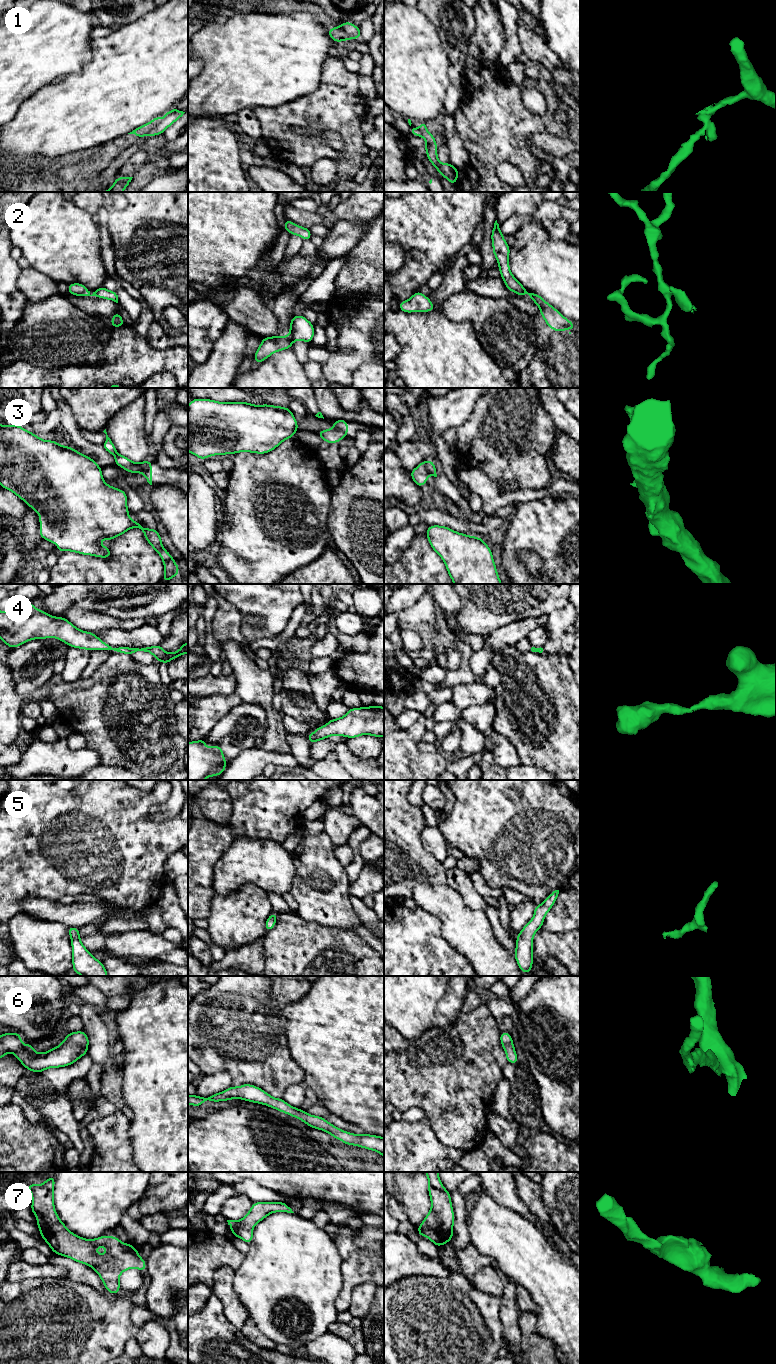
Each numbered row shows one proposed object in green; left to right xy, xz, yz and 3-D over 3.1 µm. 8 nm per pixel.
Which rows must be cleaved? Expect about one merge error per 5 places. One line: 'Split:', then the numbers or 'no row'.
Split: 1, 2, 3

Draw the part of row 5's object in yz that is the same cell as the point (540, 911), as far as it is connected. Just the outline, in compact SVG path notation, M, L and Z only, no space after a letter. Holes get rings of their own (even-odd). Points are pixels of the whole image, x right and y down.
M559 890L553 891L540 905L536 905L533 918L518 933L513 955L522 973L531 973L533 958L533 936L542 927L546 914L555 904Z

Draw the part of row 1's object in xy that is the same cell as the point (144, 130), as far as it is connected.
M159 115L155 118L153 118L151 122L148 122L145 125L135 128L132 132L130 132L128 134L135 134L137 136L137 138L140 138L143 136L149 136L149 133L159 123L160 120L161 119L160 119L160 115Z

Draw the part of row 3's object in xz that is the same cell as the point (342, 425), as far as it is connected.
M336 420L333 423L333 428L343 431L346 434L346 436L348 435L348 421L346 420Z

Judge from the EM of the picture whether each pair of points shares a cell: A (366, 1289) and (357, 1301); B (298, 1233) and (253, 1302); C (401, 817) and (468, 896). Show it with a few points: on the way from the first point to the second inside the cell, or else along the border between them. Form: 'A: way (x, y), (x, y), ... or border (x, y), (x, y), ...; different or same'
A: way (366, 1292), (360, 1298); same
B: way (290, 1250), (290, 1265), (270, 1285); same
C: border (445, 870), (447, 882), (457, 891); different

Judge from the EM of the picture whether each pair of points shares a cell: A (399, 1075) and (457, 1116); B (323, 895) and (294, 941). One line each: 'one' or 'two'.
A: one
B: two

